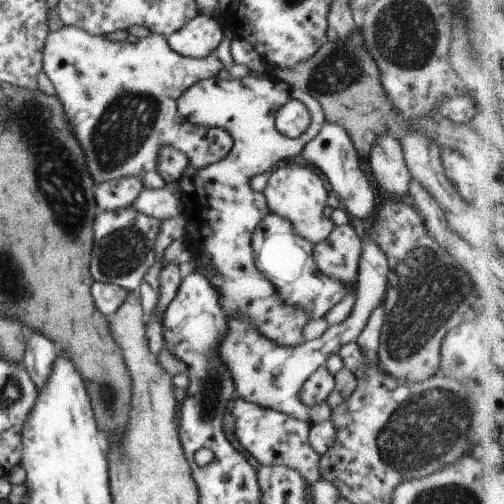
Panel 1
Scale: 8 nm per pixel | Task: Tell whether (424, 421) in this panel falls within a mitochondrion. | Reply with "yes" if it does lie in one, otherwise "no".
yes

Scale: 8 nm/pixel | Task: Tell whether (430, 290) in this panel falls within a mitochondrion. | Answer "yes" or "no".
yes

